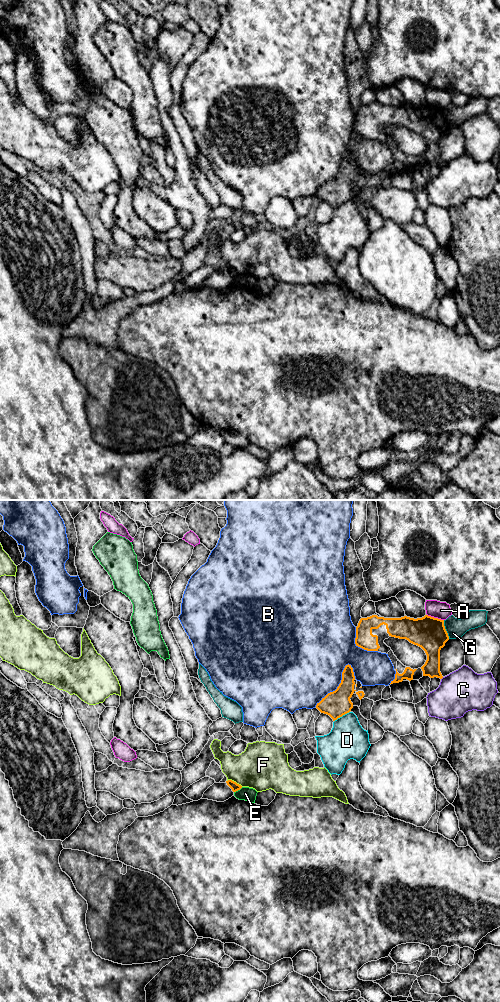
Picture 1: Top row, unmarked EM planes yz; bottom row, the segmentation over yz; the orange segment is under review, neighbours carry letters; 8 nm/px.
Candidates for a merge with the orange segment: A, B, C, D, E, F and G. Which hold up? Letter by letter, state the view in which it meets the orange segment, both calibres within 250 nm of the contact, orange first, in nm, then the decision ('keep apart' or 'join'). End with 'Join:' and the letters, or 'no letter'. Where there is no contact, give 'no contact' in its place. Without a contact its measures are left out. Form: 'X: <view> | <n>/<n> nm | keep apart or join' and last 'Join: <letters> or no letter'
A: yz | 260/140 nm | keep apart
B: yz | 200/460 nm | keep apart
C: no contact | keep apart
D: yz | 200/300 nm | keep apart
E: yz | 70/110 nm | keep apart
F: yz | 70/380 nm | keep apart
G: yz | 260/160 nm | keep apart
Join: no letter

